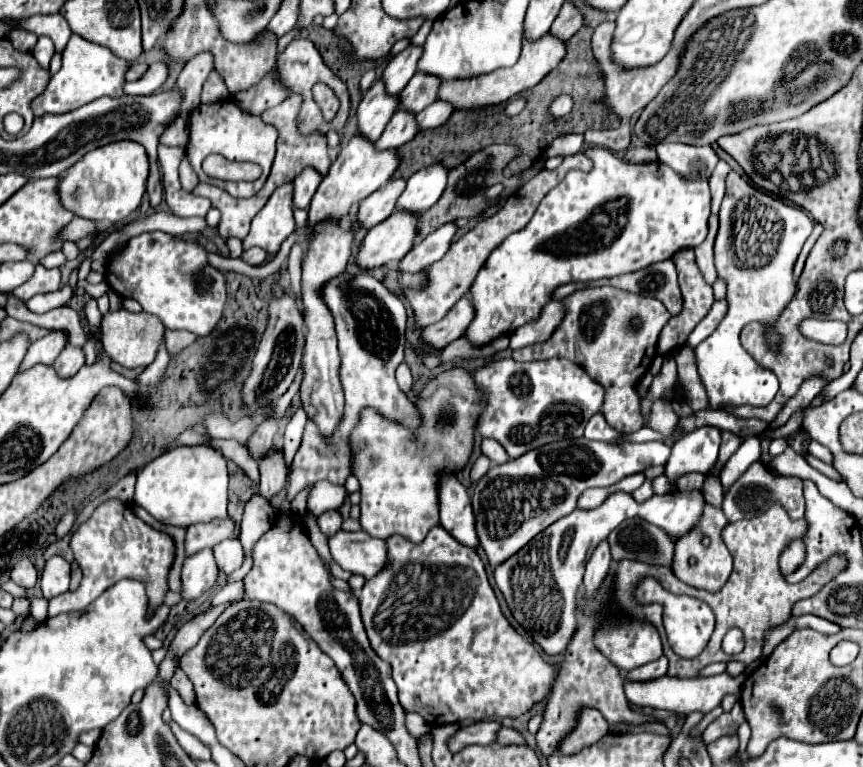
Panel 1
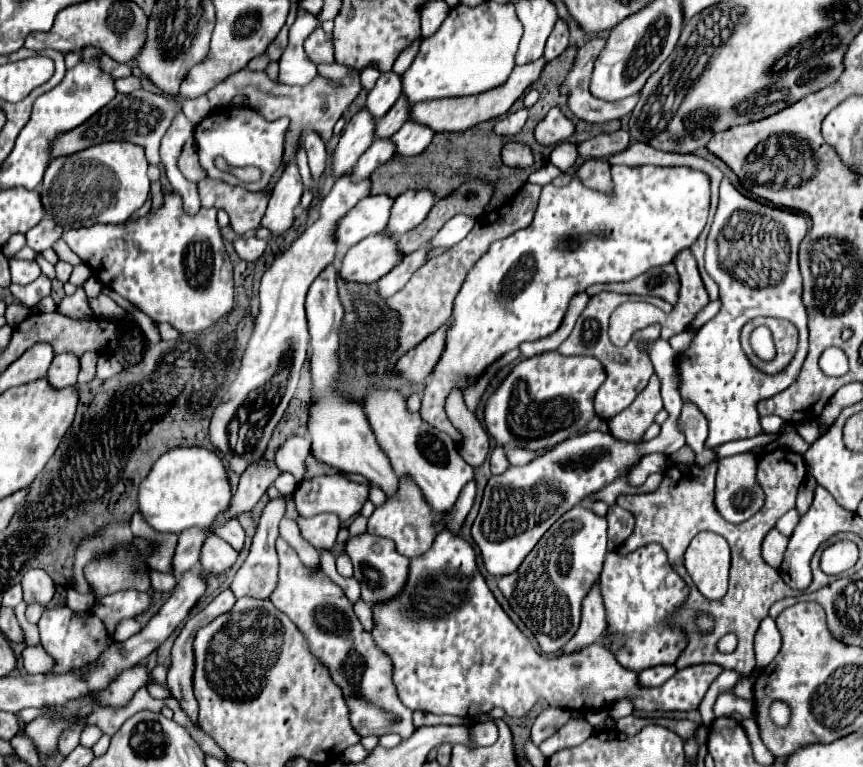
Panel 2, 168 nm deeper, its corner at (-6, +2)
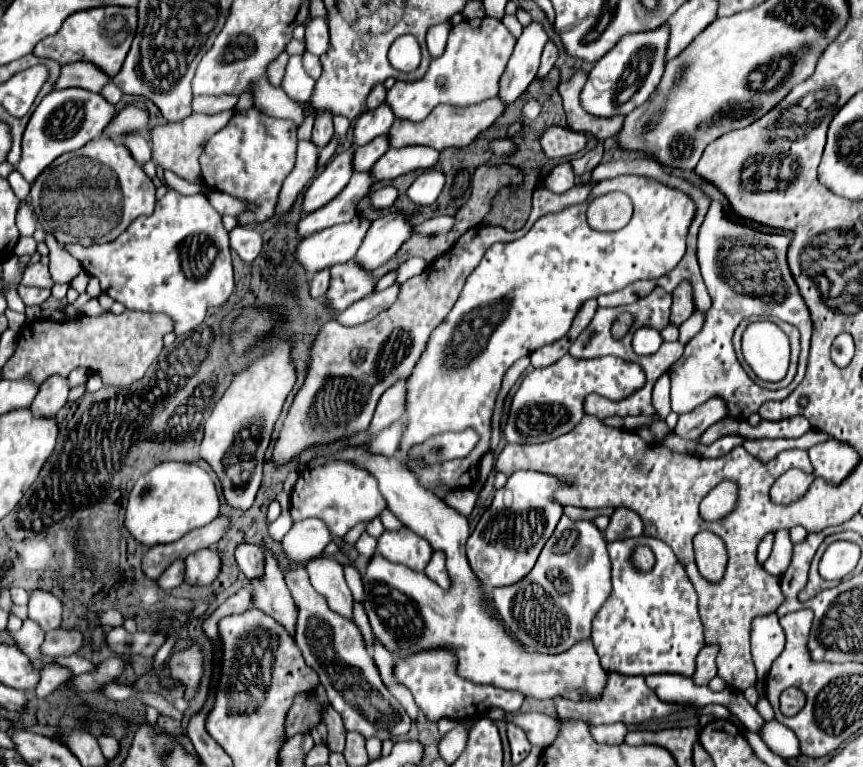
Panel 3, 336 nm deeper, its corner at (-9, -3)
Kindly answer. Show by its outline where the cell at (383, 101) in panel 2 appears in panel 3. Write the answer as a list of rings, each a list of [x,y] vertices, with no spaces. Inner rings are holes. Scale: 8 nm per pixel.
[[[381,104],[377,110],[373,112],[363,112],[353,128],[353,142],[355,146],[365,146],[369,144],[373,138],[387,134],[391,124],[393,124],[395,116],[391,116],[391,110],[387,108],[387,104]]]

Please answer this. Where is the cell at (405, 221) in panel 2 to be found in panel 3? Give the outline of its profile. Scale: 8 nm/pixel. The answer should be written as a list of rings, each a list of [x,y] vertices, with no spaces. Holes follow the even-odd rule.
[[[391,212],[375,222],[371,222],[371,228],[367,230],[357,254],[355,262],[367,270],[373,272],[375,268],[383,266],[391,256],[395,256],[401,248],[401,244],[411,236],[413,226],[407,222],[405,214]]]

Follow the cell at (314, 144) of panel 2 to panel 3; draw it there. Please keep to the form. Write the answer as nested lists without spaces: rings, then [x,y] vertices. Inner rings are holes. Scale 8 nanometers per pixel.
[[[319,110],[317,118],[315,118],[315,128],[313,128],[313,138],[315,144],[319,144],[319,148],[323,148],[331,136],[335,134],[333,130],[333,114],[329,110]]]

